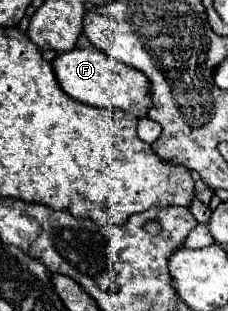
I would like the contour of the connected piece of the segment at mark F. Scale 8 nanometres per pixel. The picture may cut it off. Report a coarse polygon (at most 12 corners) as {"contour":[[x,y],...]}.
{"contour":[[97,47],[51,61],[75,101],[151,109],[147,77]]}

